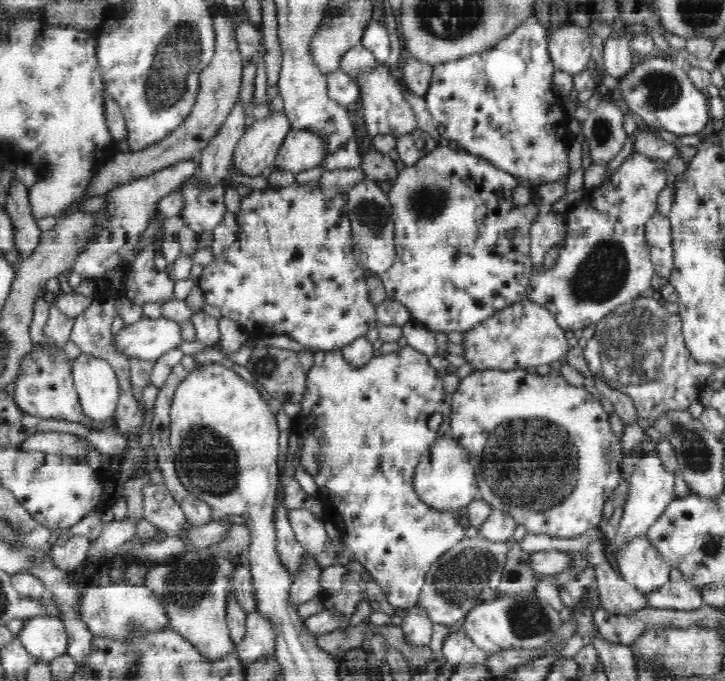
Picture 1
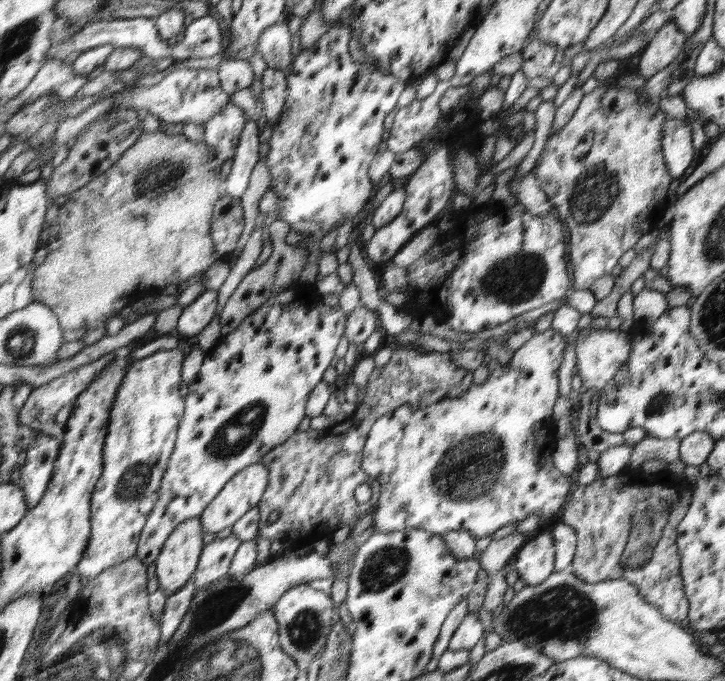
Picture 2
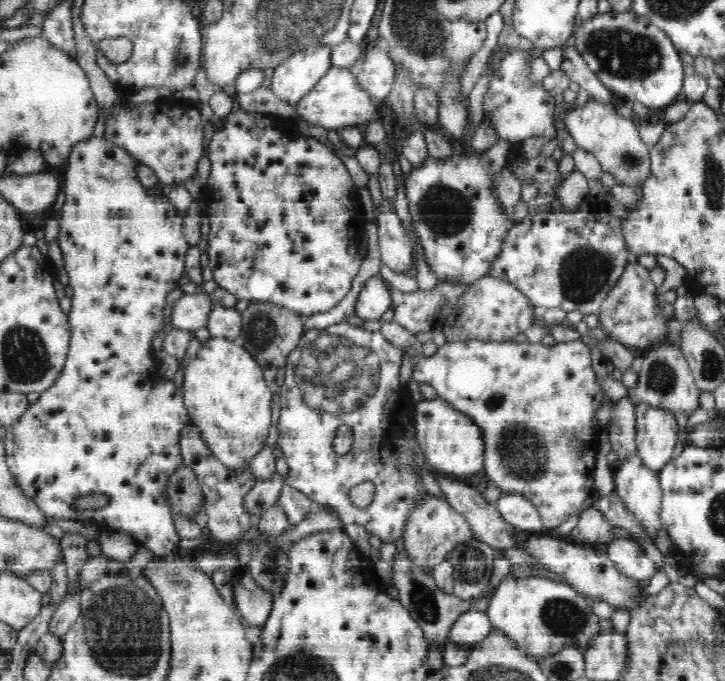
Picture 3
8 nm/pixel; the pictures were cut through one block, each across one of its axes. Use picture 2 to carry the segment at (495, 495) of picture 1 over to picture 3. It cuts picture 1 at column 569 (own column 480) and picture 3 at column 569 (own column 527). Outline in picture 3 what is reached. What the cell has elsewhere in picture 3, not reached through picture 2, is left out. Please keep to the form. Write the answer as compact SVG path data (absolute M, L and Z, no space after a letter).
M582 339L567 342L556 342L551 346L542 343L524 343L510 342L494 342L488 340L466 340L466 342L447 342L432 356L424 356L421 352L420 344L407 346L405 354L409 356L411 365L413 366L412 380L419 384L430 384L437 392L440 399L444 399L455 411L462 412L472 422L476 423L481 435L484 436L483 444L485 452L483 454L484 472L489 482L494 482L501 490L502 494L519 494L537 508L539 518L545 526L545 531L560 526L562 522L566 522L572 514L582 510L582 504L586 502L586 498L594 491L594 470L596 468L596 454L598 454L599 440L596 440L596 432L594 432L594 420L596 420L596 410L602 406L605 392L602 390L601 384L596 382L596 375L592 369L592 361L590 361L590 351Z

